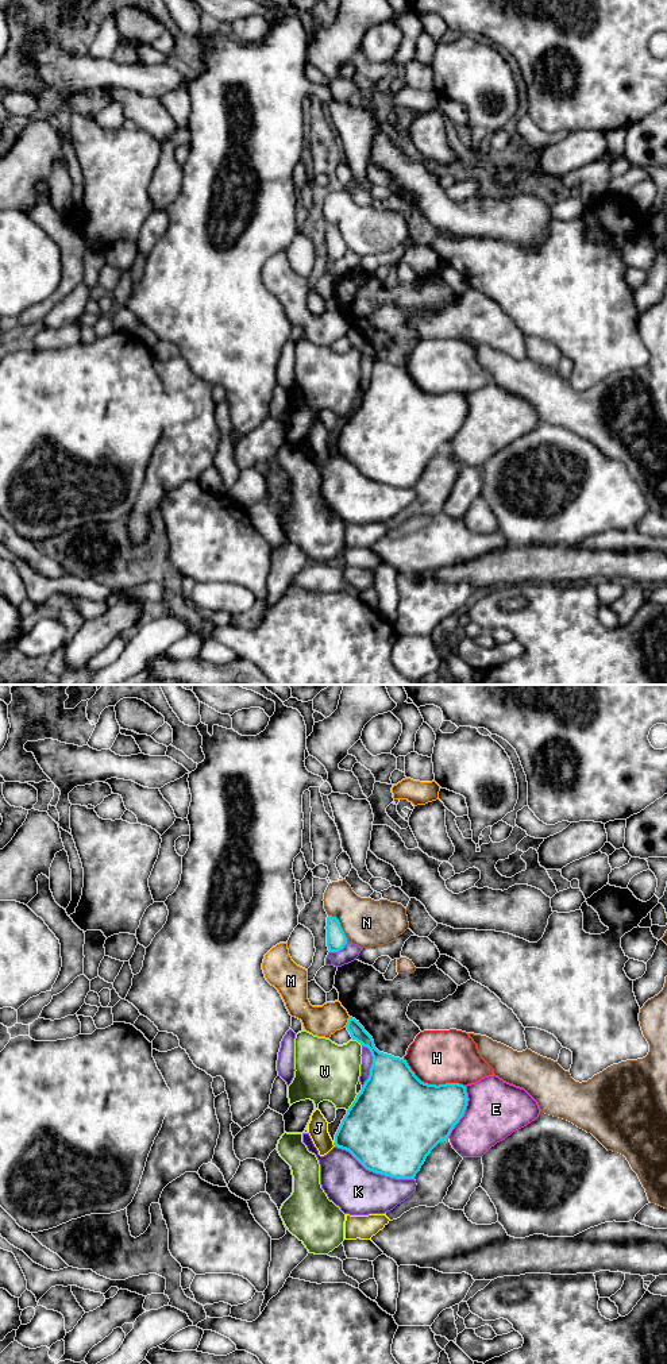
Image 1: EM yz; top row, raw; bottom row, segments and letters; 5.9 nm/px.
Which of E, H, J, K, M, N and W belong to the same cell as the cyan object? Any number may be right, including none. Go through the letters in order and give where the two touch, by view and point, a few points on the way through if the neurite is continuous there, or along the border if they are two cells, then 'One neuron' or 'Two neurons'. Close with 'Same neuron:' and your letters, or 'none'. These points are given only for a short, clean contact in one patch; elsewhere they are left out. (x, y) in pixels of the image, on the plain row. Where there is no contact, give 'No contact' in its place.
E: Touches cyan at yz (463, 420). Two neurons
H: Touches cyan at yz (432, 393). Two neurons
J: Touches cyan at yz (334, 453). Two neurons
K: Touches cyan at yz (374, 480). Two neurons
M: Touches cyan at yz (347, 331). Boundary: yz (350, 326), (344, 335). Two neurons
N: Touches cyan at yz (339, 234). Two neurons
W: Touches cyan at yz (353, 411). Two neurons
Same neuron: none

